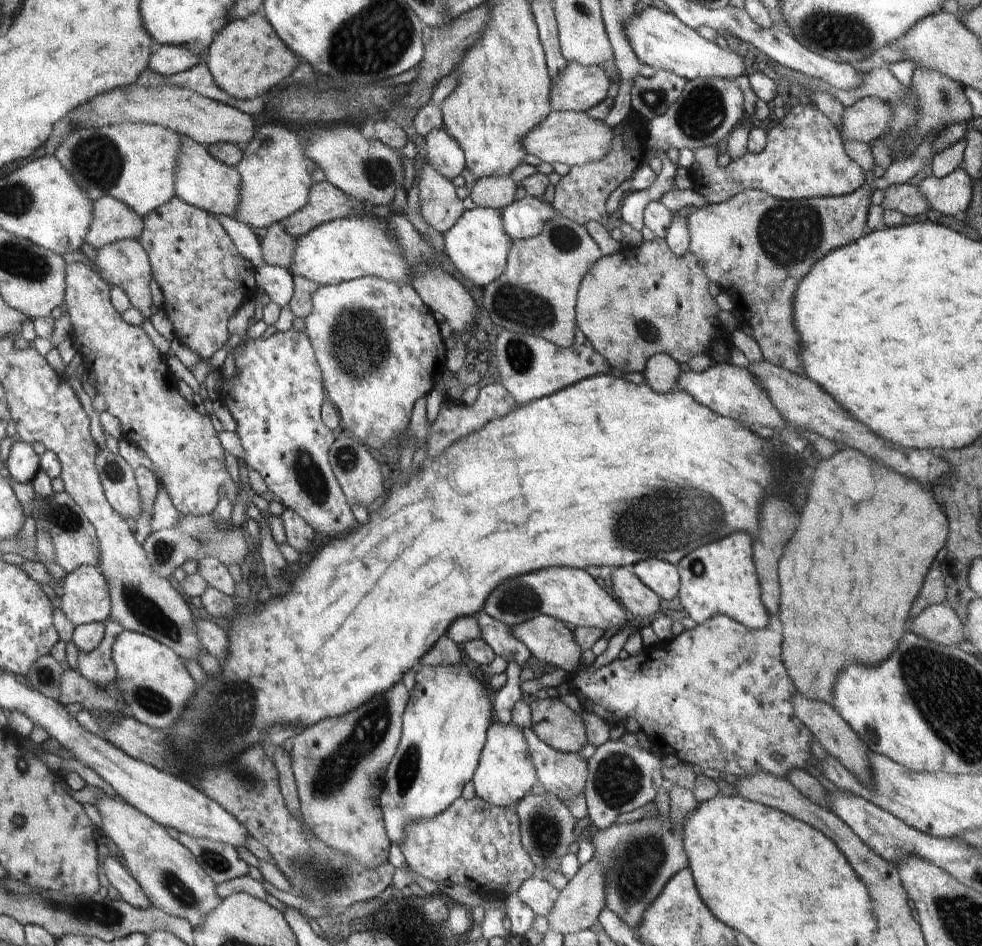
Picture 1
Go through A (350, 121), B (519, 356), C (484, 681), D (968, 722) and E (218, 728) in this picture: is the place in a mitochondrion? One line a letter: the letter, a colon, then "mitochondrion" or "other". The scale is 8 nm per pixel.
A: other
B: mitochondrion
C: other
D: mitochondrion
E: mitochondrion

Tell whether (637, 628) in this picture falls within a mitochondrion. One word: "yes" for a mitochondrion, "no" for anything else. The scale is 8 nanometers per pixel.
no

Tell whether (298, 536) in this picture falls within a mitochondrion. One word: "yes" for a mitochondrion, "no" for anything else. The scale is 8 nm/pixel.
no

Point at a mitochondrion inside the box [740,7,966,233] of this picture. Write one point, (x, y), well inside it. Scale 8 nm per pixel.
(851, 35)

